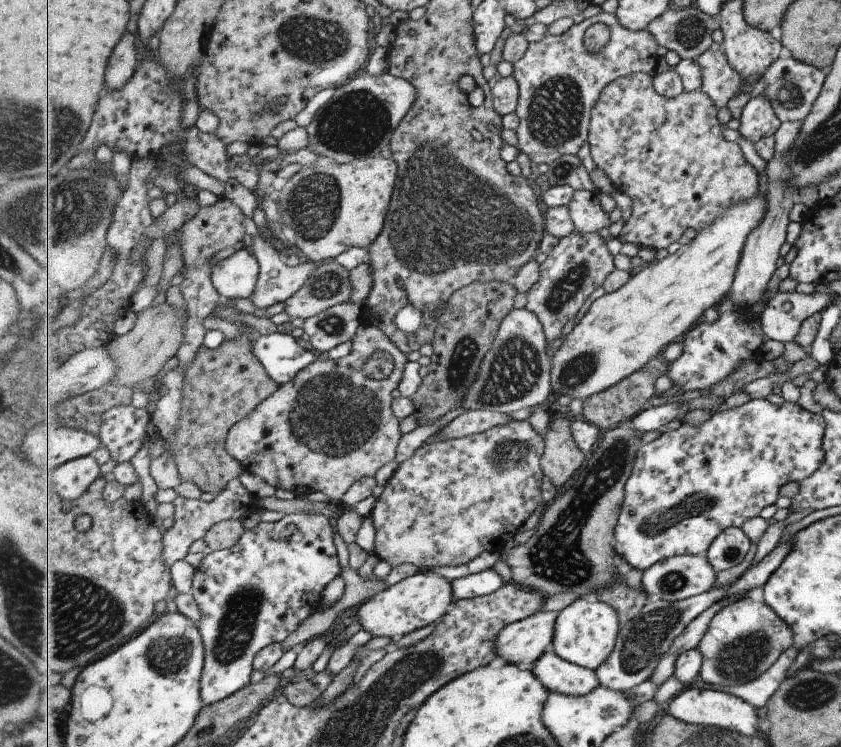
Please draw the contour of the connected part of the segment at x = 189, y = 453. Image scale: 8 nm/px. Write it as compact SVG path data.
M246 326L237 327L240 328L238 336L225 339L214 349L199 345L200 351L186 370L178 427L173 429L175 432L170 441L163 438L165 450L174 453L182 482L196 482L203 492L209 492L214 497L245 471L244 465L227 450L233 426L251 415L280 387L254 353L253 332L257 331Z

